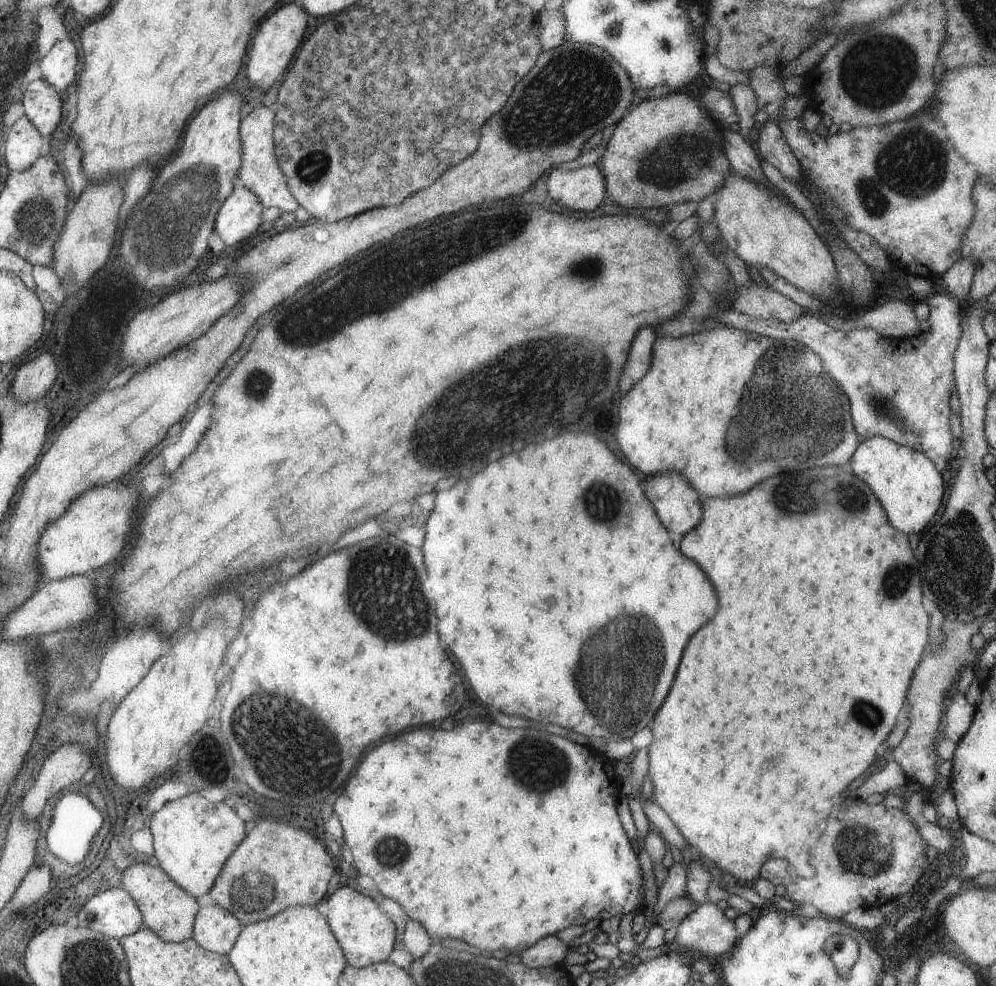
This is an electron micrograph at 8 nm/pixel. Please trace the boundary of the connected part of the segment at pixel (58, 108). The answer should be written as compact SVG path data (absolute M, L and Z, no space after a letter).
M43 78L30 82L22 102L25 115L42 136L52 134L62 120L62 100L53 86Z

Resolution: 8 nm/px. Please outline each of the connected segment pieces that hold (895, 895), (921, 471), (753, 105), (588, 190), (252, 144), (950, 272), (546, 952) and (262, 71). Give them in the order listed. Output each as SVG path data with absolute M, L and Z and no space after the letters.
M852 803L834 805L830 816L827 818L827 825L822 836L813 846L809 856L809 862L814 868L812 878L808 880L796 880L796 876L788 880L788 874L776 874L776 860L767 860L761 866L760 878L773 882L781 888L785 896L792 899L799 906L801 904L812 904L830 919L839 919L847 912L857 908L881 907L887 902L898 900L906 892L914 893L918 879L929 866L928 859L924 856L923 850L926 844L916 830L914 823L909 816L900 808L886 809L882 803L871 805L863 803Z
M884 437L863 439L848 466L878 497L889 521L899 530L920 534L944 500L944 480L936 465L923 452Z
M740 83L731 86L729 93L739 116L737 122L741 128L739 132L746 138L750 130L757 126L754 114L756 114L759 108L755 90L750 84Z
M596 164L572 170L554 168L547 180L547 190L552 200L575 211L596 210L602 201L607 200L604 175Z
M255 108L246 118L241 120L239 128L242 141L242 164L240 165L239 178L260 199L266 207L276 206L282 212L294 212L300 204L290 192L287 178L280 168L278 157L275 153L275 138L273 135L275 122L272 108Z
M960 258L942 275L946 290L958 302L964 302L964 300L969 299L973 274L976 268L977 266L971 258Z
M552 935L541 938L534 946L518 955L528 968L554 968L563 966L563 960L569 950L570 947L566 943Z
M299 2L280 6L270 18L260 24L252 38L250 48L247 54L247 66L243 72L248 72L248 80L252 82L254 90L266 92L290 66L294 60L296 50L302 46L305 41L306 28L308 28L309 14Z

